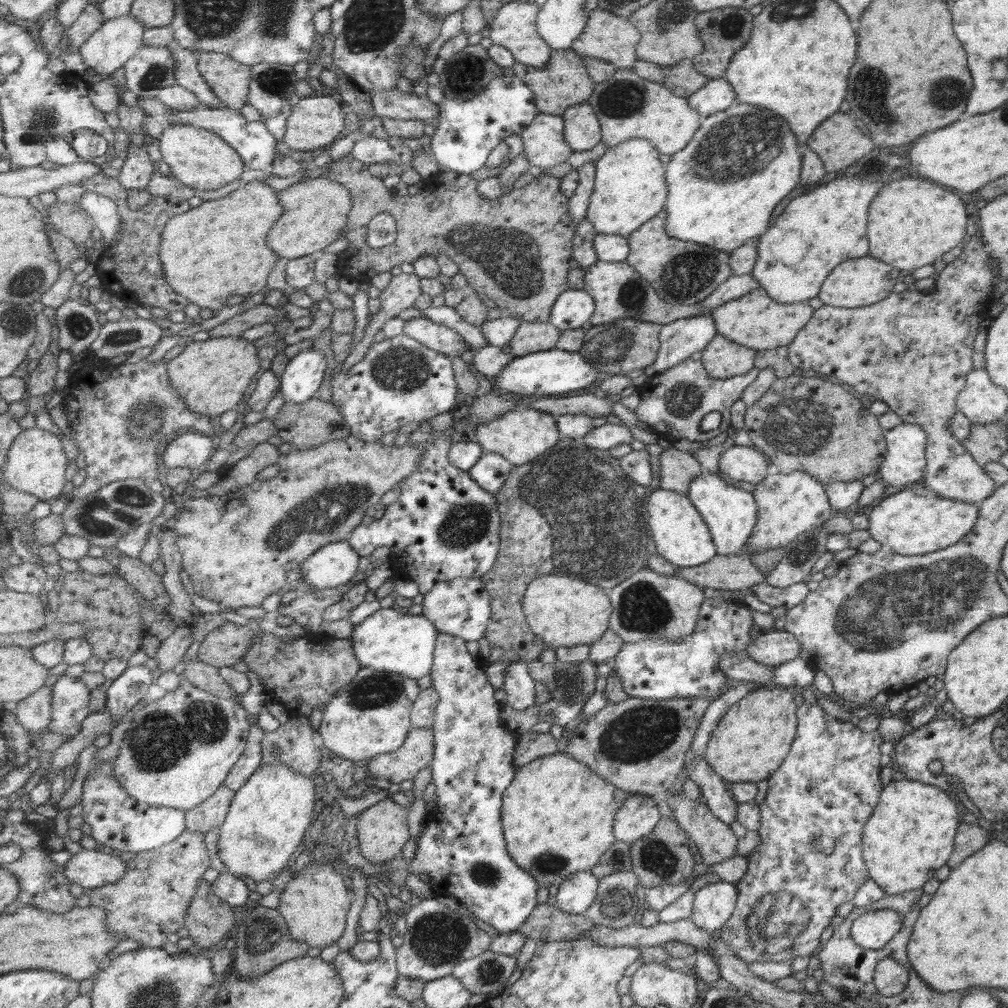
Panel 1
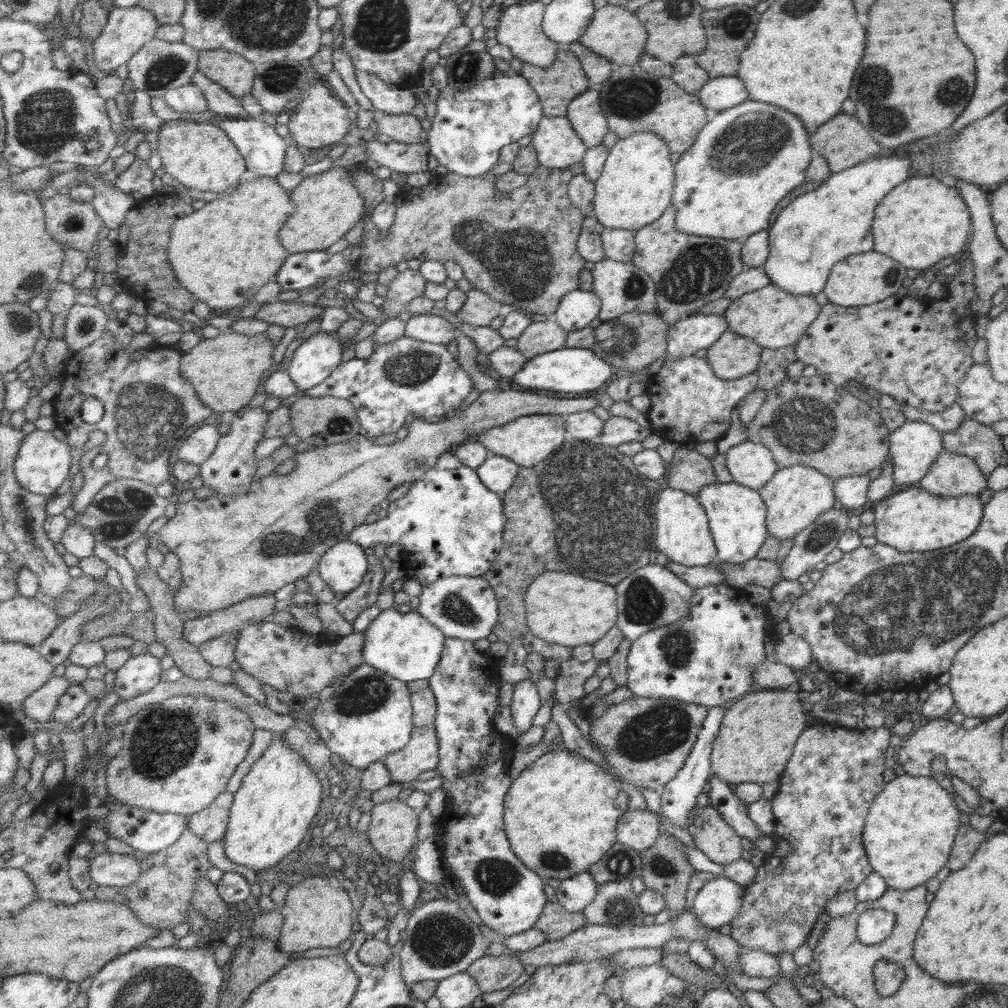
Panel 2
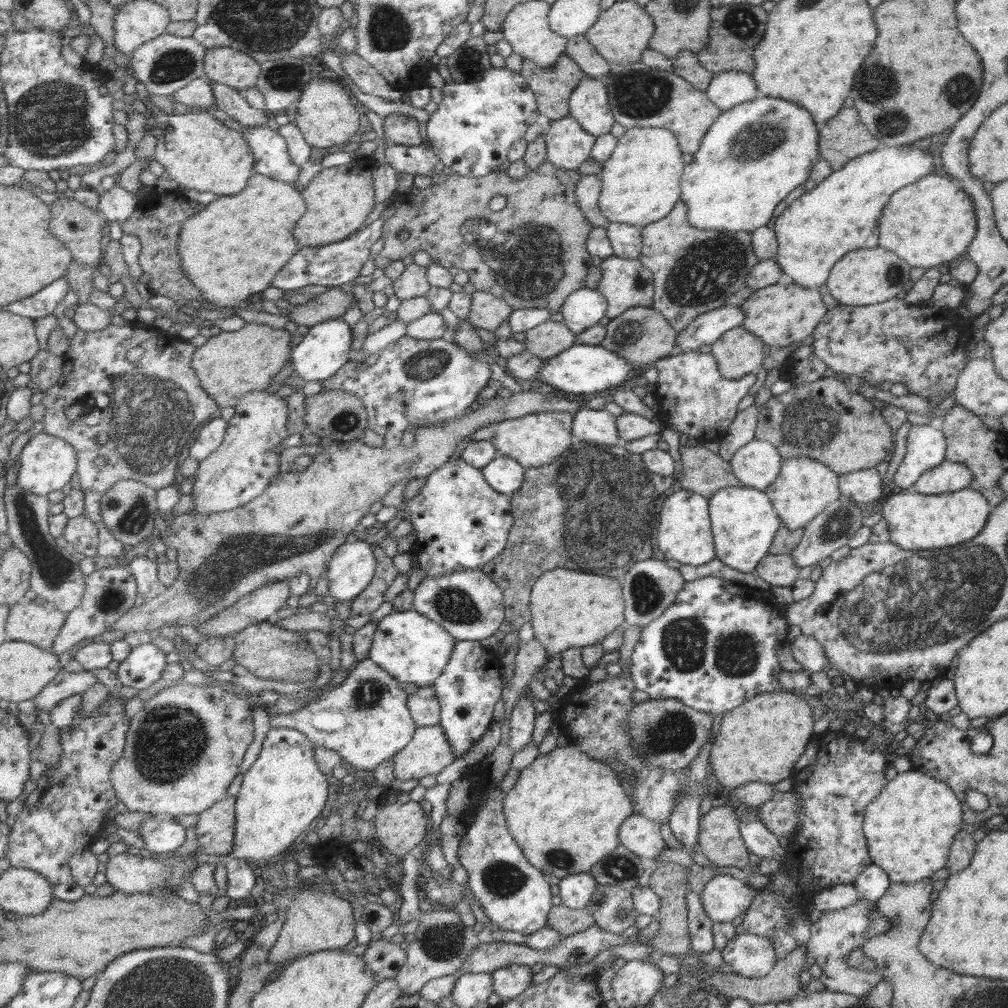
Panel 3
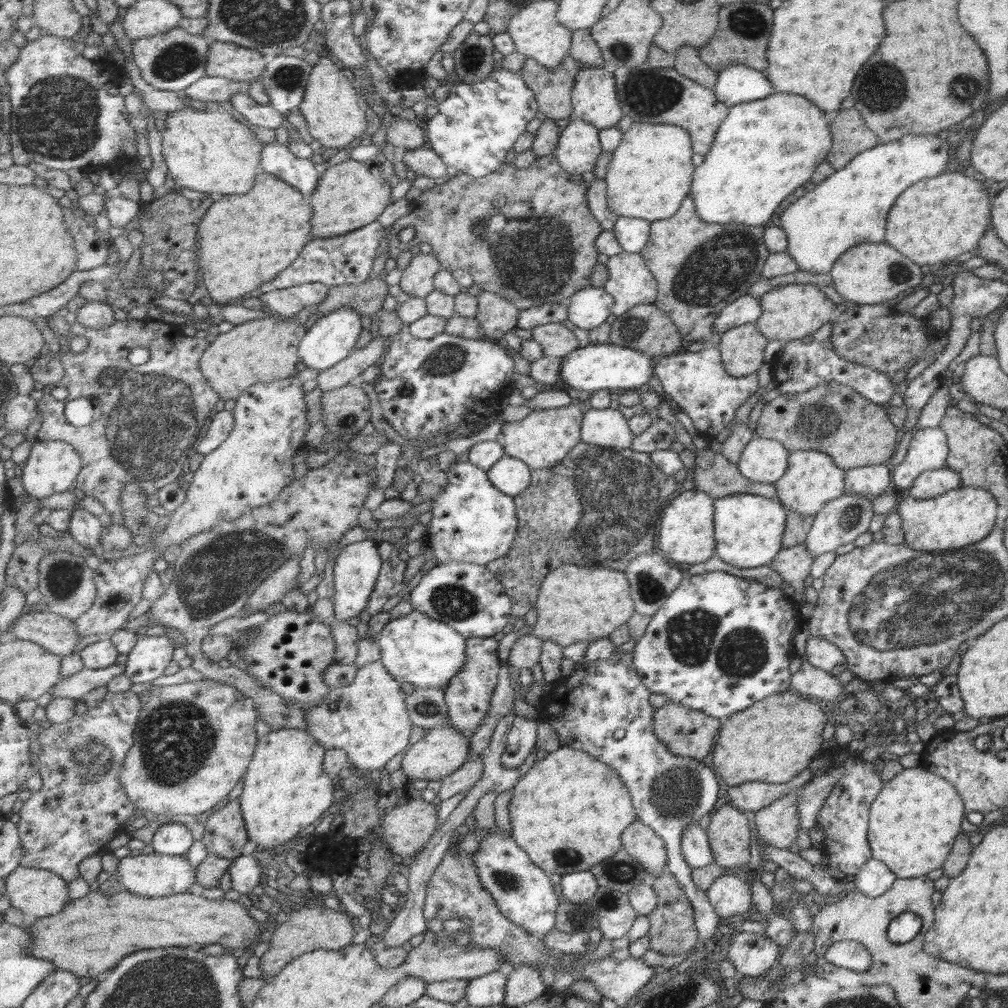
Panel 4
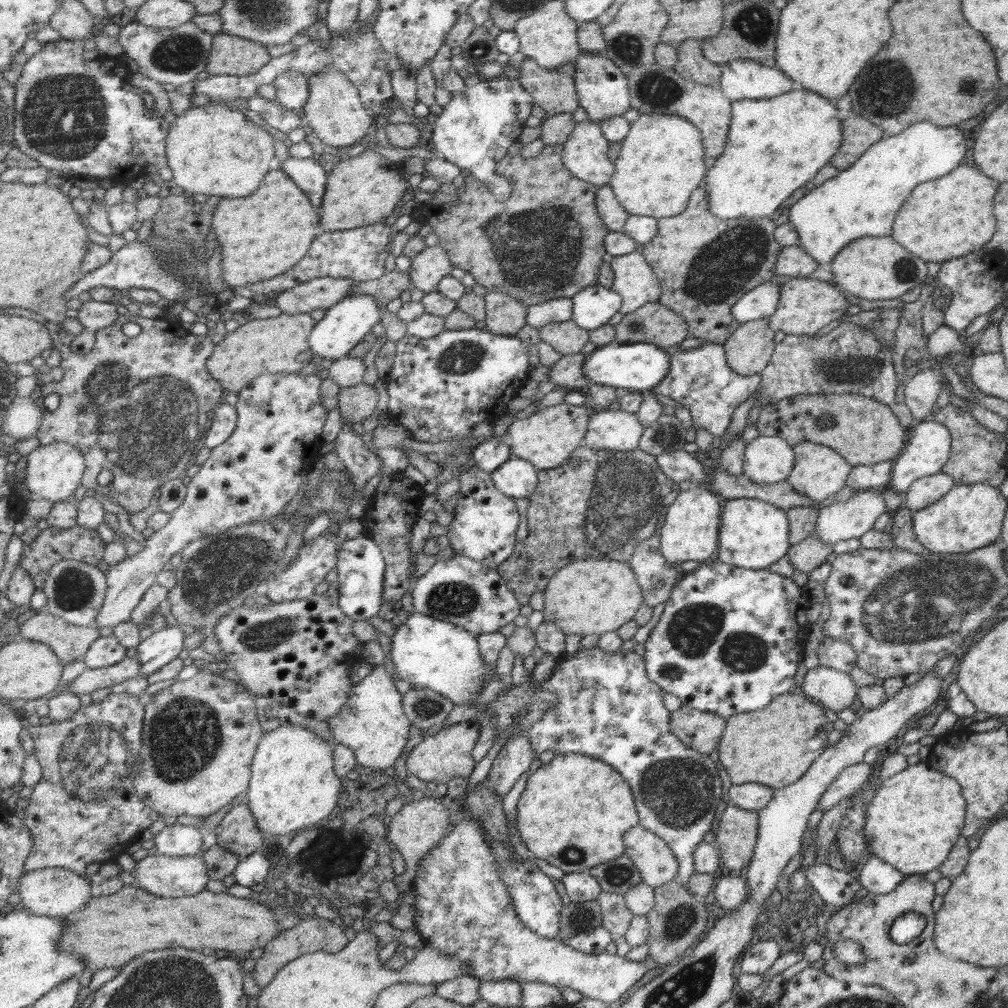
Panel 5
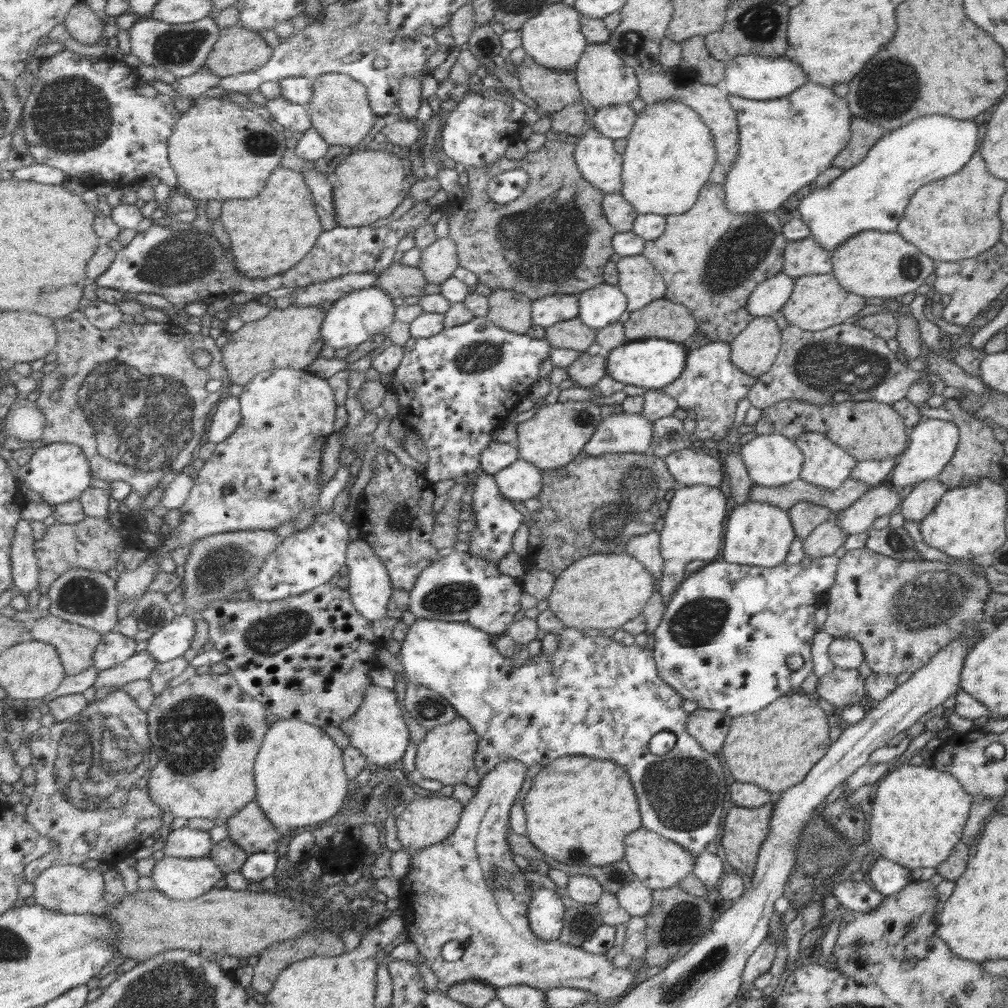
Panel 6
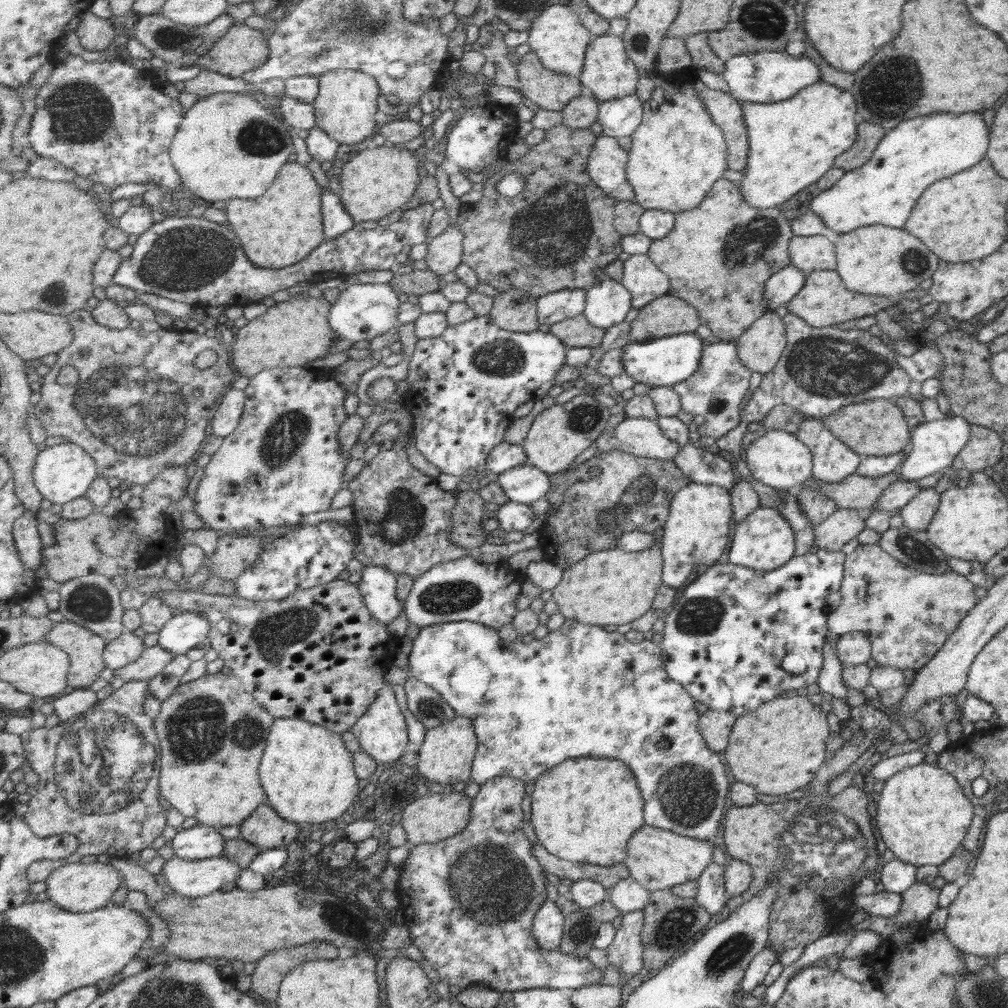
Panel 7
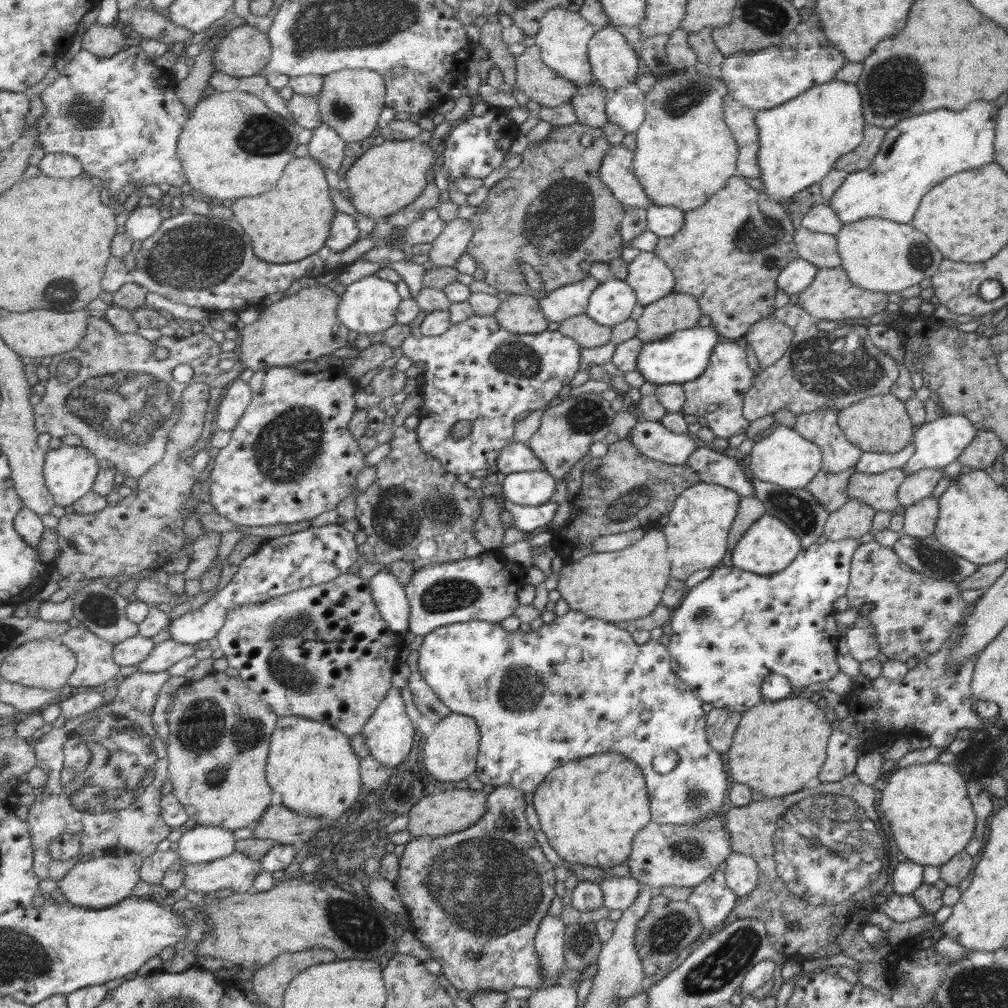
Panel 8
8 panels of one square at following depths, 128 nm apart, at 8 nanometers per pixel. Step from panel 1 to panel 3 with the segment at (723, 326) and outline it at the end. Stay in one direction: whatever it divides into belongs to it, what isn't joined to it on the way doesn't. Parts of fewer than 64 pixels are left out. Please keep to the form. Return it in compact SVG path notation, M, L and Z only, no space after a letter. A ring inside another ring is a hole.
M773 284L755 290L739 307L745 313L741 327L759 337L763 344L771 348L785 347L801 341L811 334L817 322L823 318L827 309L821 301L822 292L818 289L802 288L795 284L781 286Z

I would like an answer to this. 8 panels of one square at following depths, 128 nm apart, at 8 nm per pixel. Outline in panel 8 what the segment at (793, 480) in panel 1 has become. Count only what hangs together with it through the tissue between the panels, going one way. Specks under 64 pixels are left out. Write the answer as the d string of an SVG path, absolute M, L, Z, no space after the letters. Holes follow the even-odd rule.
M817 409L796 415L792 429L821 449L821 470L839 473L855 466L862 450L851 444L837 425L837 409Z

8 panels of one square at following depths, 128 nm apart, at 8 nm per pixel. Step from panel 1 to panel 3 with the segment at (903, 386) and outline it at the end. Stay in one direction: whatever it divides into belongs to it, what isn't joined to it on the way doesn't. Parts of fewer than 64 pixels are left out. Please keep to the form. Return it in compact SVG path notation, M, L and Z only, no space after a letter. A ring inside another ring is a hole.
M895 297L865 306L838 304L823 314L811 332L813 355L834 372L853 374L871 383L905 383L907 394L925 400L939 393L952 396L957 375L969 356L963 346L947 344L947 336L939 334L939 309L949 313L949 309L931 306L927 310ZM944 459L937 466L925 470L913 483L915 492L923 495L952 493L969 486L971 472L959 464Z

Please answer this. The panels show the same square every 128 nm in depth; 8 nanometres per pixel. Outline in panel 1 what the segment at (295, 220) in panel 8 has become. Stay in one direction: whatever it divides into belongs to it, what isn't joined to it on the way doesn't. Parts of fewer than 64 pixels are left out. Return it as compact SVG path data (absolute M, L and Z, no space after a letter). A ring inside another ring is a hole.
M264 179L246 185L238 184L237 189L229 196L203 201L199 207L191 208L186 214L175 216L163 230L159 250L167 281L175 291L200 308L209 308L215 312L228 304L241 303L266 288L275 264L281 260L281 256L277 256L267 246L267 234L270 234L283 214L286 214L278 194Z

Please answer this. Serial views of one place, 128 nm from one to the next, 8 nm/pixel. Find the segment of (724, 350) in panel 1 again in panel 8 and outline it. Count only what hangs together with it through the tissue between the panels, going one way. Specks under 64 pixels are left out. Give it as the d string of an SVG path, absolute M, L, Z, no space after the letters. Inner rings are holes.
M771 316L757 320L742 338L757 359L758 368L769 367L791 344L793 329Z

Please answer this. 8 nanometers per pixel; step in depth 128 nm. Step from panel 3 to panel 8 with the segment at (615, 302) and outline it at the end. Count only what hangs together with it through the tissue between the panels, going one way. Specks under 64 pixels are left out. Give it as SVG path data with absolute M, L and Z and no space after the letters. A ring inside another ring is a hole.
M655 251L640 253L629 263L626 282L634 288L642 307L674 293L678 284L674 271Z

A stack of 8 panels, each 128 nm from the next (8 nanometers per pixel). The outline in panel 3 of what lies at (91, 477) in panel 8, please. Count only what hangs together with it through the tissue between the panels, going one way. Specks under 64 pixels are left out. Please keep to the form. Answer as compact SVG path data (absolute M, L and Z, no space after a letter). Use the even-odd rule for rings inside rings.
M41 432L24 446L19 455L17 484L33 494L46 496L65 488L78 472L78 451L69 442Z

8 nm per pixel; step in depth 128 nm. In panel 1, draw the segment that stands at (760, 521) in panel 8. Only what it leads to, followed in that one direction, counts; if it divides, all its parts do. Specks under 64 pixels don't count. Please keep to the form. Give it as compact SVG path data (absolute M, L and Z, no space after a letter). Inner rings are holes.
M704 471L691 480L691 488L687 494L709 527L718 553L739 555L745 548L747 538L750 538L751 530L754 530L755 522L757 522L757 505L755 505L754 495L727 484L717 473L710 474Z

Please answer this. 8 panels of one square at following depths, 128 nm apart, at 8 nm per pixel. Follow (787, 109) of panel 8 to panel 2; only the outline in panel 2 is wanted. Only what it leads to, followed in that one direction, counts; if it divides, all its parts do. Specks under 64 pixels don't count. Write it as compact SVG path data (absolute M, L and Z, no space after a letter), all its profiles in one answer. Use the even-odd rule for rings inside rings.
M743 101L742 104L731 106L730 109L714 112L710 115L710 120L703 125L702 130L699 130L698 137L694 145L687 153L683 153L679 161L676 163L676 186L674 190L673 206L678 208L677 229L685 234L693 234L704 237L723 238L723 239L738 239L743 240L759 230L768 230L769 216L773 212L773 208L791 188L795 188L805 181L805 174L808 165L813 156L809 138L803 121L793 115L791 112L775 105L759 102L759 101Z

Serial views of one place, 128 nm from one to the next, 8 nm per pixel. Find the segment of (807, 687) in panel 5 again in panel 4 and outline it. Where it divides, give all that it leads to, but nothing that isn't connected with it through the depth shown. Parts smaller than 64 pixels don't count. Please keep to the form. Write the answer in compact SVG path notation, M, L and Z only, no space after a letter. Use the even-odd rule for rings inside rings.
M803 661L800 668L790 676L790 691L811 696L824 704L832 704L839 700L839 696L845 695L836 675L815 668L806 661Z

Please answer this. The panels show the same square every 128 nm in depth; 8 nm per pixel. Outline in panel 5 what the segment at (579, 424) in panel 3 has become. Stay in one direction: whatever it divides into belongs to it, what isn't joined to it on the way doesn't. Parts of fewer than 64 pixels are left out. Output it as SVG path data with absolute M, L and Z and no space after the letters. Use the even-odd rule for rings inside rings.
M621 408L618 411L599 410L591 416L585 444L595 450L637 450L645 430L637 413Z

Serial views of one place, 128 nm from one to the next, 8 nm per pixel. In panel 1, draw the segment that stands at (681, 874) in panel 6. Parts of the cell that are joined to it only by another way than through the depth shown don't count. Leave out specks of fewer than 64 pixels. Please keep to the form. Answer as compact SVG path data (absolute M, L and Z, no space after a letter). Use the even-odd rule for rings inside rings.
M631 793L631 798L623 804L614 822L614 833L619 841L632 845L637 840L649 837L661 820L657 802L649 795Z

